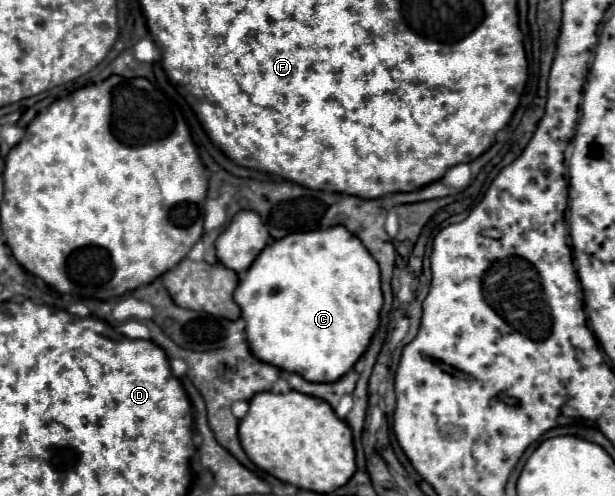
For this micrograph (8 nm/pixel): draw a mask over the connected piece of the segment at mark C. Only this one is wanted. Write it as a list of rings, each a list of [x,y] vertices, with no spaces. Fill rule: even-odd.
[[[345,226],[293,232],[261,250],[261,256],[257,256],[239,282],[235,300],[245,320],[249,348],[261,362],[295,372],[315,384],[331,384],[355,366],[379,328],[379,314],[383,308],[379,264]]]

